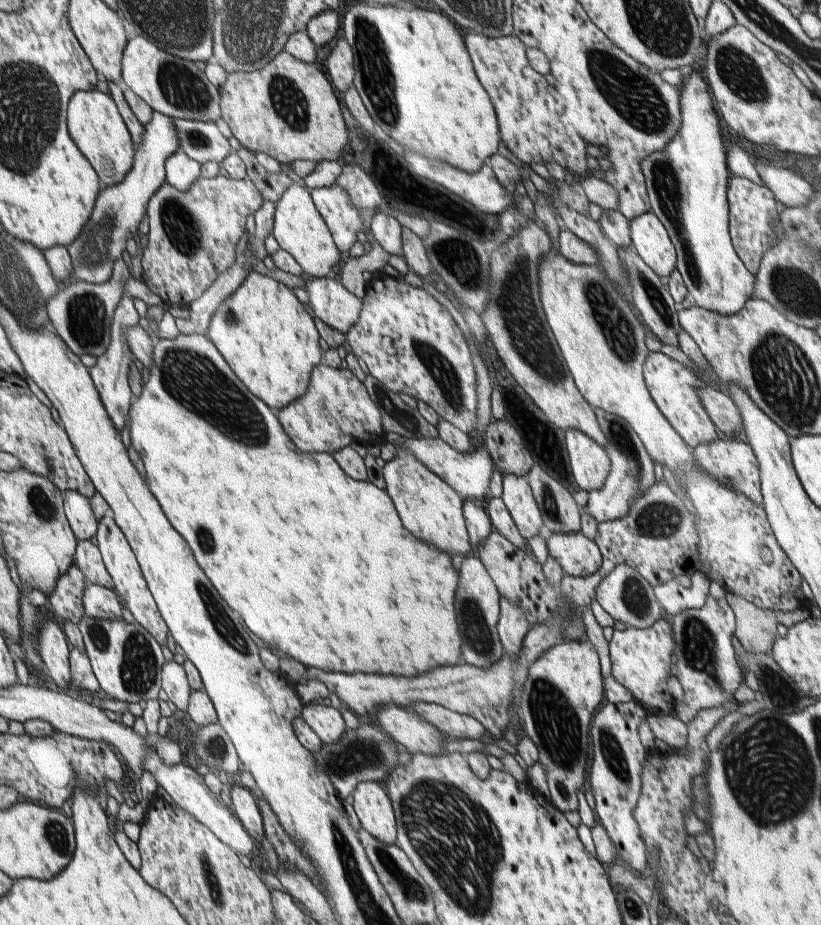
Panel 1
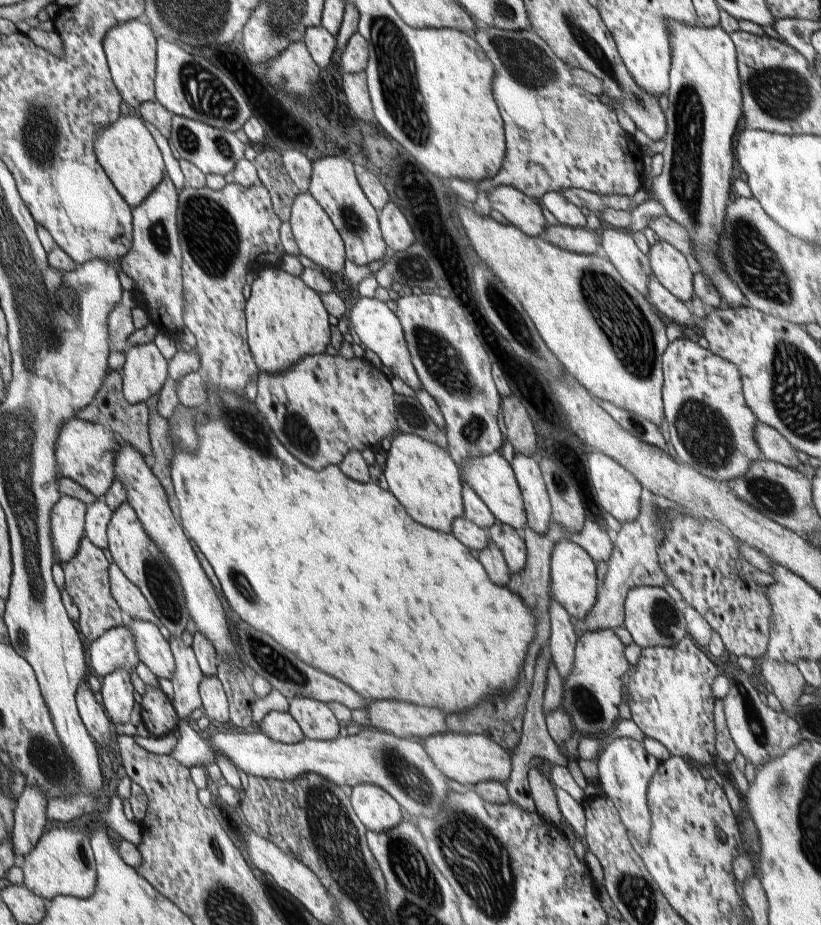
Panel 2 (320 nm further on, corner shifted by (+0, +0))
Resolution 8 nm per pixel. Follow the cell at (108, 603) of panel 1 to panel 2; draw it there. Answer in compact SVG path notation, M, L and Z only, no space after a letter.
M132 618L124 626L133 632L141 661L157 678L171 680L175 673L175 658L169 640L162 637L158 626L150 621Z

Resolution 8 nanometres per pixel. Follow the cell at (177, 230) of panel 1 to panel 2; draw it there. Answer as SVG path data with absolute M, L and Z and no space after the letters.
M234 182L219 191L207 186L199 189L185 186L178 194L177 227L183 256L185 326L196 337L197 345L194 350L200 357L201 370L211 386L237 397L246 397L244 388L250 381L257 382L259 378L257 363L249 347L249 338L246 338L247 316L244 316L244 306L247 304L242 288L252 266L252 252L254 262L266 260L266 266L280 258L280 252L284 250L280 233L282 221L276 216L270 193L262 184L246 188Z

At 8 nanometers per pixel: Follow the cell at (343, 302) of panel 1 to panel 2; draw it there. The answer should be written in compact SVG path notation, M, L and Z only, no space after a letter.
M359 298L357 304L348 310L349 326L359 335L362 344L376 352L382 366L390 371L392 376L398 376L404 384L408 384L415 392L421 387L421 377L413 367L412 356L409 353L408 341L405 339L404 326L396 312L390 310L386 303L376 298Z

